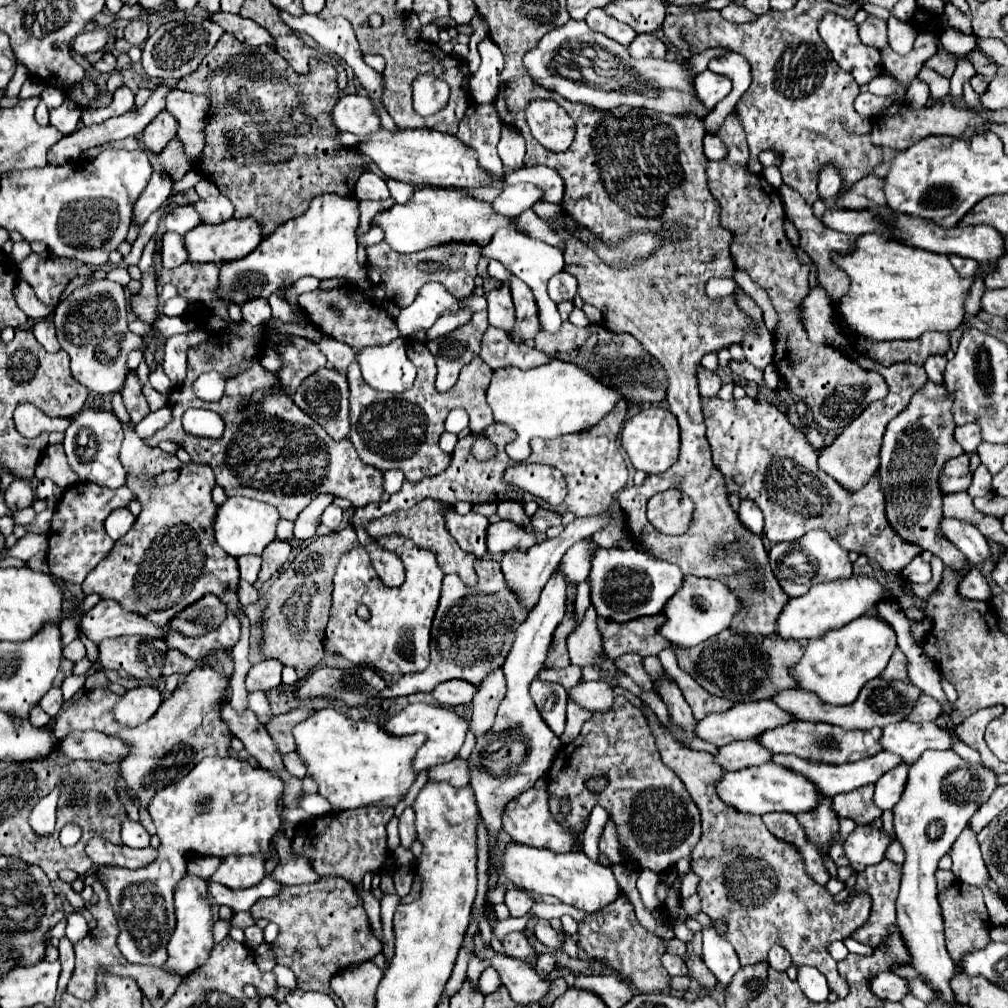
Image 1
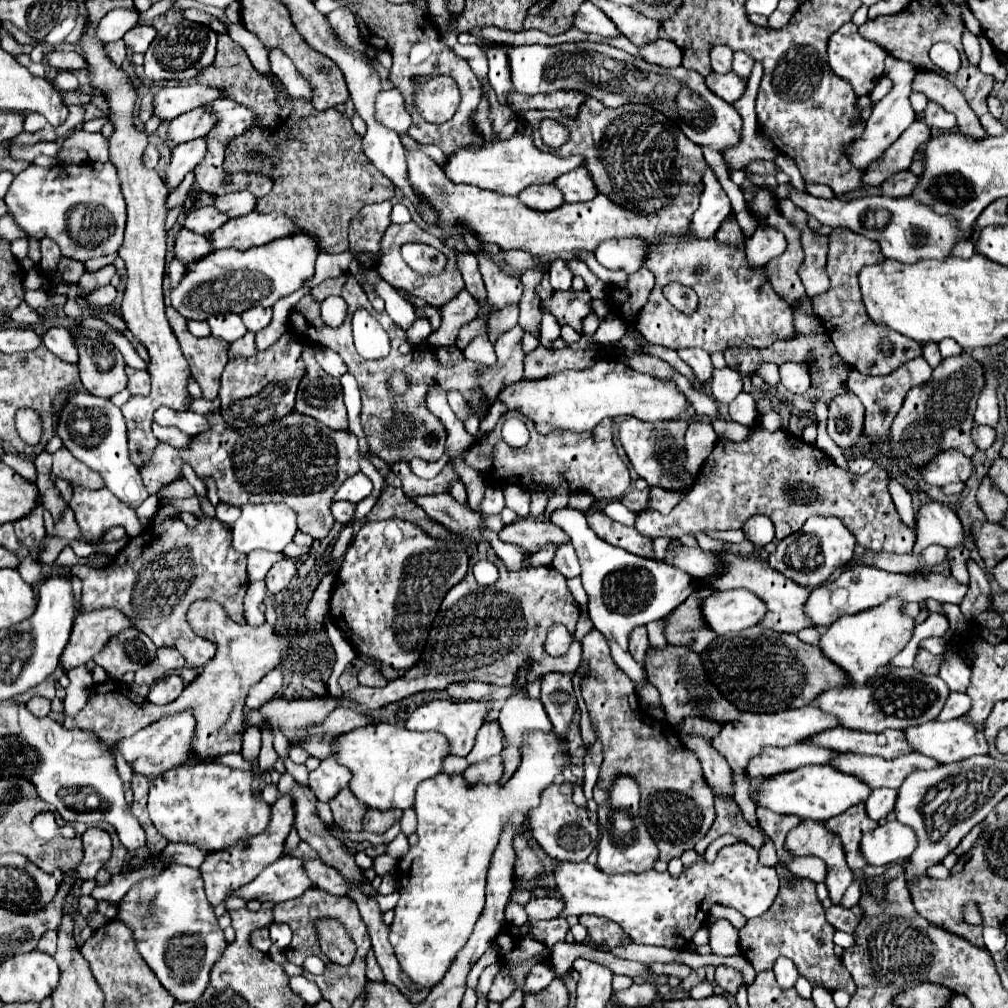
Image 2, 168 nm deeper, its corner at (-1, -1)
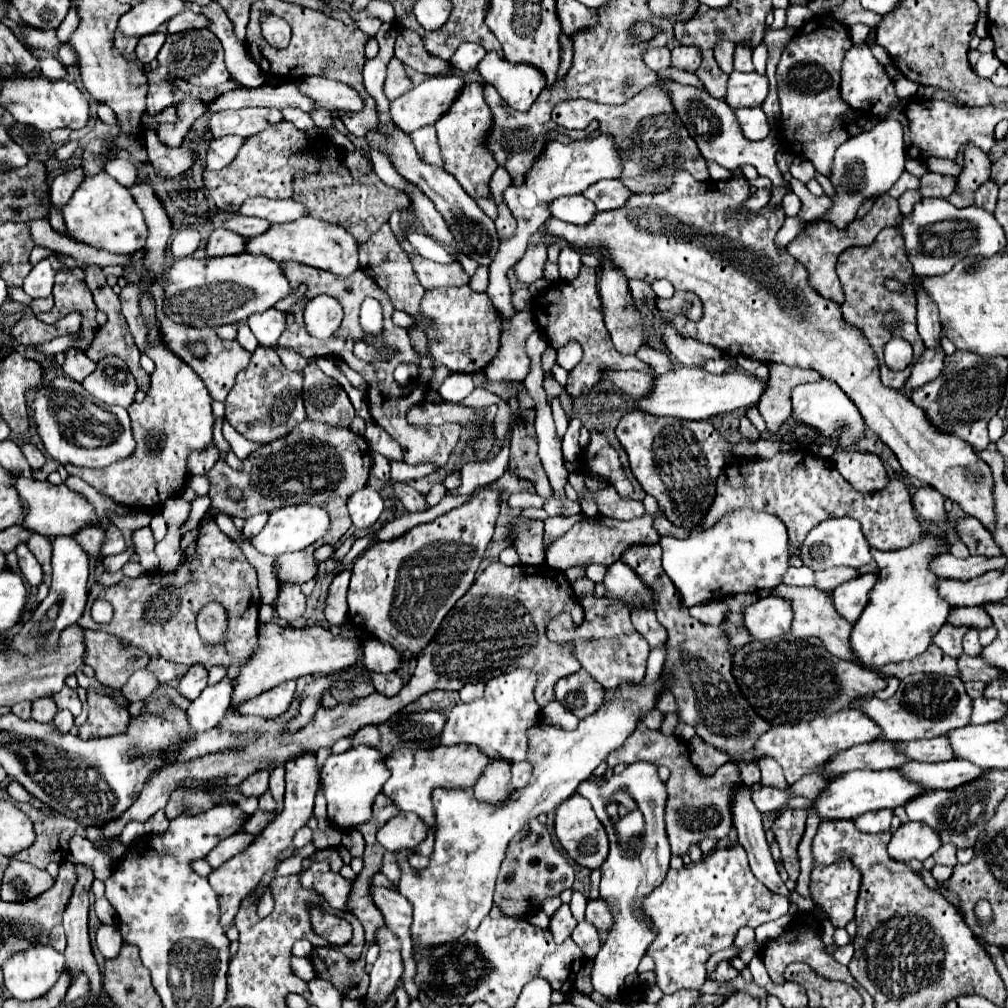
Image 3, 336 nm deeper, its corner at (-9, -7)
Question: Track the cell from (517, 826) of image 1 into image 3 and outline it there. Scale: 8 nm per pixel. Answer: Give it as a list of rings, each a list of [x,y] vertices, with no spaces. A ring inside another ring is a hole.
[[[571,795],[567,801],[563,801],[557,807],[555,813],[555,837],[559,841],[559,845],[565,849],[565,853],[579,865],[579,867],[587,867],[587,869],[599,869],[601,863],[605,861],[607,853],[609,853],[609,845],[607,845],[607,833],[601,825],[601,821],[597,821],[597,815],[591,807],[591,803],[581,797],[581,795]]]

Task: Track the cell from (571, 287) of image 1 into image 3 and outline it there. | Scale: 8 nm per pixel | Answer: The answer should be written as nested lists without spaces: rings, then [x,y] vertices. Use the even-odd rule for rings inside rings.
[[[561,249],[561,255],[559,255],[559,279],[561,281],[573,281],[577,279],[579,275],[579,269],[581,269],[581,253],[577,253],[577,249]]]

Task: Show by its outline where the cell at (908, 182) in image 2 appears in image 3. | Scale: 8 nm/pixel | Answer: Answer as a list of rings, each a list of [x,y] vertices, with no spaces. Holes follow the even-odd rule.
[[[925,173],[921,177],[919,183],[919,193],[921,197],[941,197],[941,199],[949,199],[949,195],[953,193],[957,179],[955,177],[947,177],[947,175],[937,175],[937,173]]]

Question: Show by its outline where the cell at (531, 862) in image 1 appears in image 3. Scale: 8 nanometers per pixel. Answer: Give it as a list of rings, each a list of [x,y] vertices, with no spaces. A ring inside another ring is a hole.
[[[741,845],[717,849],[703,861],[683,867],[679,871],[669,869],[665,881],[643,897],[643,913],[653,921],[653,927],[657,931],[657,937],[647,949],[647,955],[655,961],[655,973],[657,973],[657,987],[663,993],[675,993],[679,989],[701,989],[703,981],[707,979],[705,973],[705,961],[711,953],[731,947],[733,937],[739,927],[759,927],[763,923],[775,921],[789,913],[789,899],[777,893],[771,893],[749,869],[747,853]]]

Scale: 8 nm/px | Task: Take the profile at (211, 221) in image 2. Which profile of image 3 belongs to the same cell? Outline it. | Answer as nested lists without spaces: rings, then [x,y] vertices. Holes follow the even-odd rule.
[[[235,213],[235,215],[231,215],[229,219],[223,221],[223,227],[241,235],[241,237],[253,237],[255,233],[265,233],[265,229],[269,229],[269,221]]]

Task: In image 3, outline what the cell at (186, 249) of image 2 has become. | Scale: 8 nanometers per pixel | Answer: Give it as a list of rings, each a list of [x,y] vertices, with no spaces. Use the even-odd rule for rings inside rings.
[[[219,227],[209,235],[209,239],[205,243],[205,253],[207,253],[207,257],[237,255],[237,253],[245,251],[243,247],[245,247],[245,239],[237,237],[237,233],[229,233],[227,229]]]

